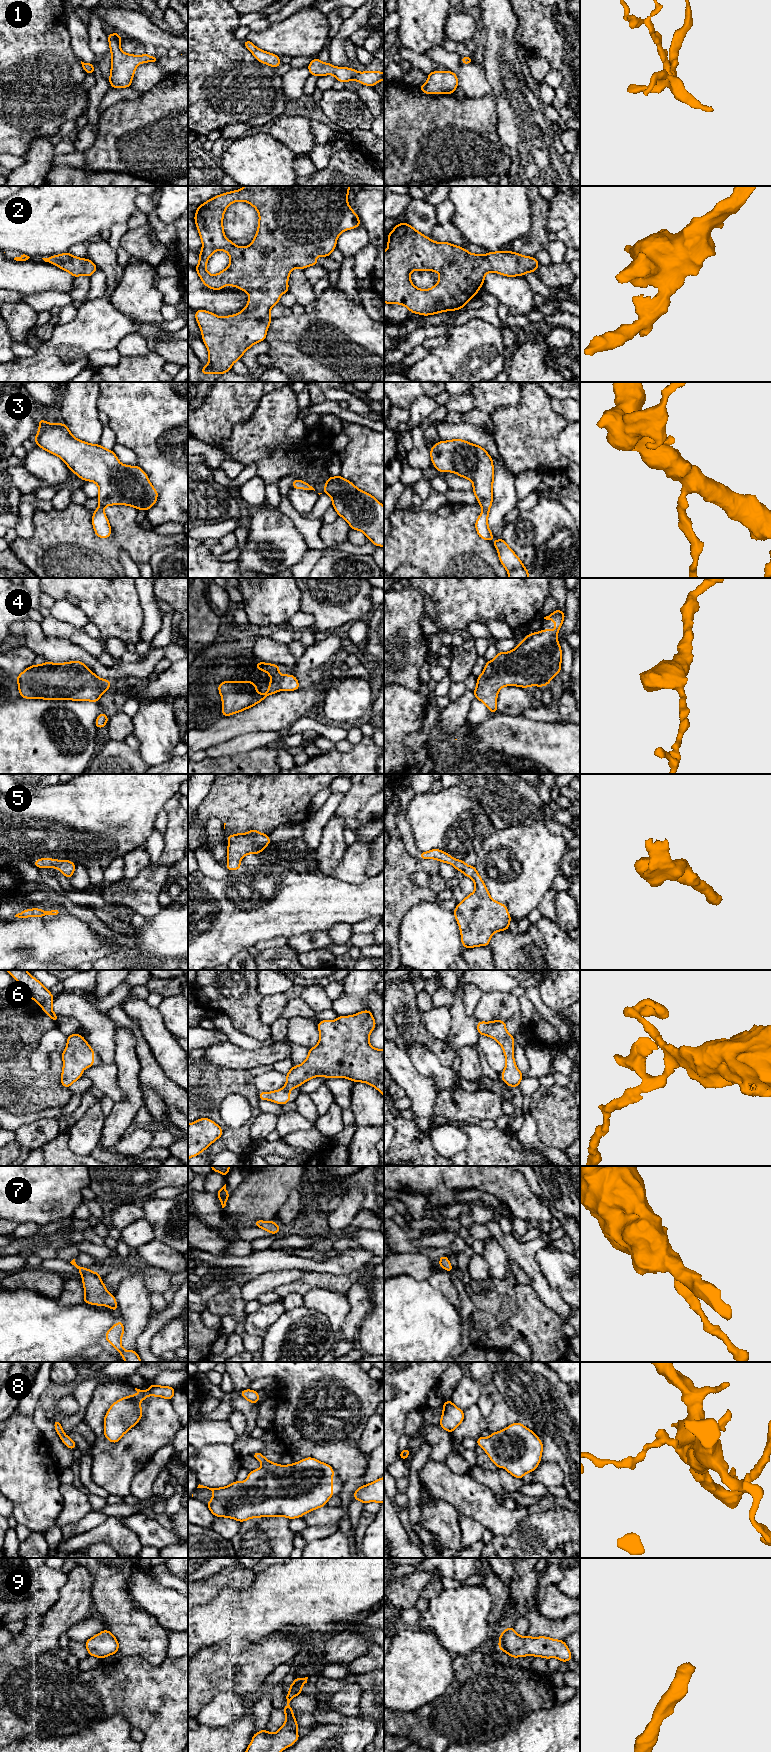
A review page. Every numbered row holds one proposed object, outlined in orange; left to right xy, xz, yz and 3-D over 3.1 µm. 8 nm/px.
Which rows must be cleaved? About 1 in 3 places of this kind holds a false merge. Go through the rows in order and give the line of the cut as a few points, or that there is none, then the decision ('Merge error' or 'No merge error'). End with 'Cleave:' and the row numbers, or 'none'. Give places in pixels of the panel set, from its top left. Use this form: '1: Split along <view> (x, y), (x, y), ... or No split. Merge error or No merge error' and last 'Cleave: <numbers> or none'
1: No split. No merge error
2: No split. No merge error
3: No split. No merge error
4: No split. No merge error
5: No split. No merge error
6: No split. No merge error
7: No split. No merge error
8: No split. No merge error
9: No split. No merge error
Cleave: none

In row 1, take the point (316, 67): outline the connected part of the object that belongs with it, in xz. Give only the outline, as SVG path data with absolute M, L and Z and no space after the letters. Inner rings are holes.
M318 58L313 59L307 66L311 76L334 75L336 80L347 83L356 80L360 84L375 86L380 80L384 81L384 73L380 71L357 72L353 68L335 67L331 63L324 63Z

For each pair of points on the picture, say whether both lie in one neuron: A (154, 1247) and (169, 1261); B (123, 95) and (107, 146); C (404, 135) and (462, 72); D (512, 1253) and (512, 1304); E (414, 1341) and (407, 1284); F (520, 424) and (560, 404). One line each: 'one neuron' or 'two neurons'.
A: one neuron
B: two neurons
C: two neurons
D: two neurons
E: one neuron
F: two neurons

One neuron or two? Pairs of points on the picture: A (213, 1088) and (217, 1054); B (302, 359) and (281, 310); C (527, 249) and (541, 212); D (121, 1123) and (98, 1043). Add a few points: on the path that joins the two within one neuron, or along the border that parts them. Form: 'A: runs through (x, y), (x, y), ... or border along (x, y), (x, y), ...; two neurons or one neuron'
A: border along (202, 1057), (219, 1066), (239, 1069); two neurons
B: border along (292, 314), (272, 319); two neurons
C: runs through (535, 240), (537, 238), (539, 221); one neuron
D: border along (114, 1038), (115, 1062); two neurons

